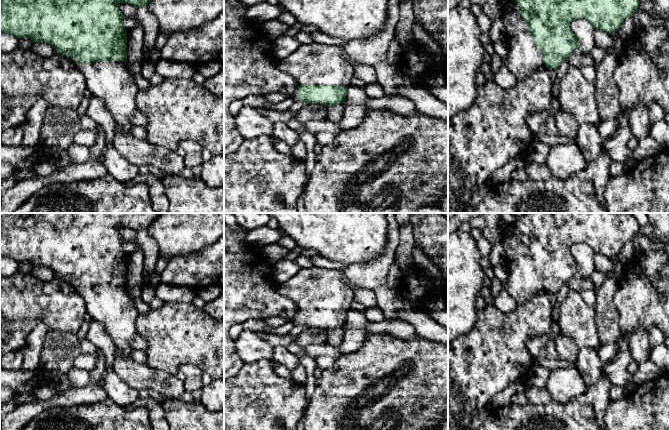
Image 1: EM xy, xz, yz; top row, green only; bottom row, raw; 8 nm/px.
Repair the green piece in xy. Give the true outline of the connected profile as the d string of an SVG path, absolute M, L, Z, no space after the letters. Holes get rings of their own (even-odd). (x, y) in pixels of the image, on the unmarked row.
M0 213L0 256L16 262L30 262L45 266L57 277L68 280L86 303L87 313L102 324L115 347L126 359L134 350L130 343L137 334L136 319L139 315L127 291L127 255L119 230L128 227L135 232L147 230L160 213Z

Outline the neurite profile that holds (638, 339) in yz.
M633 329L626 333L629 351L638 364L649 359L649 332L645 329Z

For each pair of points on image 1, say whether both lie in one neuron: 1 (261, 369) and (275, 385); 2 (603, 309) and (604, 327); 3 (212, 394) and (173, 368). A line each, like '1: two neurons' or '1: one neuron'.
1: one neuron
2: one neuron
3: two neurons

